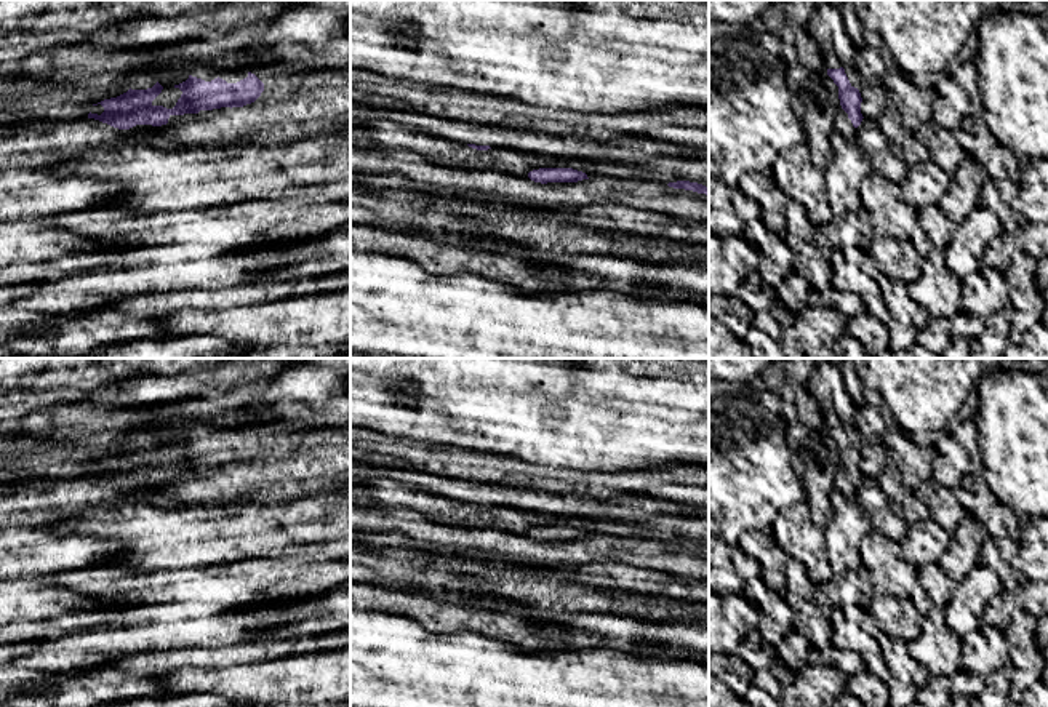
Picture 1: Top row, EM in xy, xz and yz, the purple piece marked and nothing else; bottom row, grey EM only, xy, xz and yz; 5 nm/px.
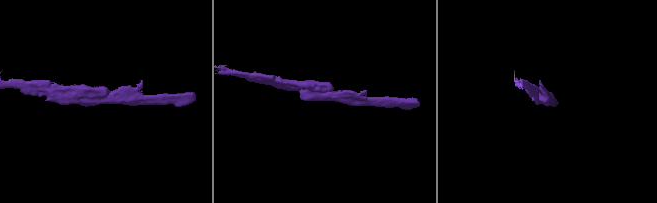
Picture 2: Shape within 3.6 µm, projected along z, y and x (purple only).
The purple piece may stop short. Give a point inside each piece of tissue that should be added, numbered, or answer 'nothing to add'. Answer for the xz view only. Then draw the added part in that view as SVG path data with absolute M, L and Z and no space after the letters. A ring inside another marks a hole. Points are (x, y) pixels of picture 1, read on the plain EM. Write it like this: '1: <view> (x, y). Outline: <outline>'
nothing to add

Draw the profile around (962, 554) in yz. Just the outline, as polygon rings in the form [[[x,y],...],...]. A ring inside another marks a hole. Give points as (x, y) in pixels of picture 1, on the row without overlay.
[[[968,515],[952,533],[938,565],[958,582],[978,565],[979,550],[987,537],[986,526]]]

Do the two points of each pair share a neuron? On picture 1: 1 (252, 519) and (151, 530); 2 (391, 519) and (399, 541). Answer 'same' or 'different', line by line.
1: same
2: different

